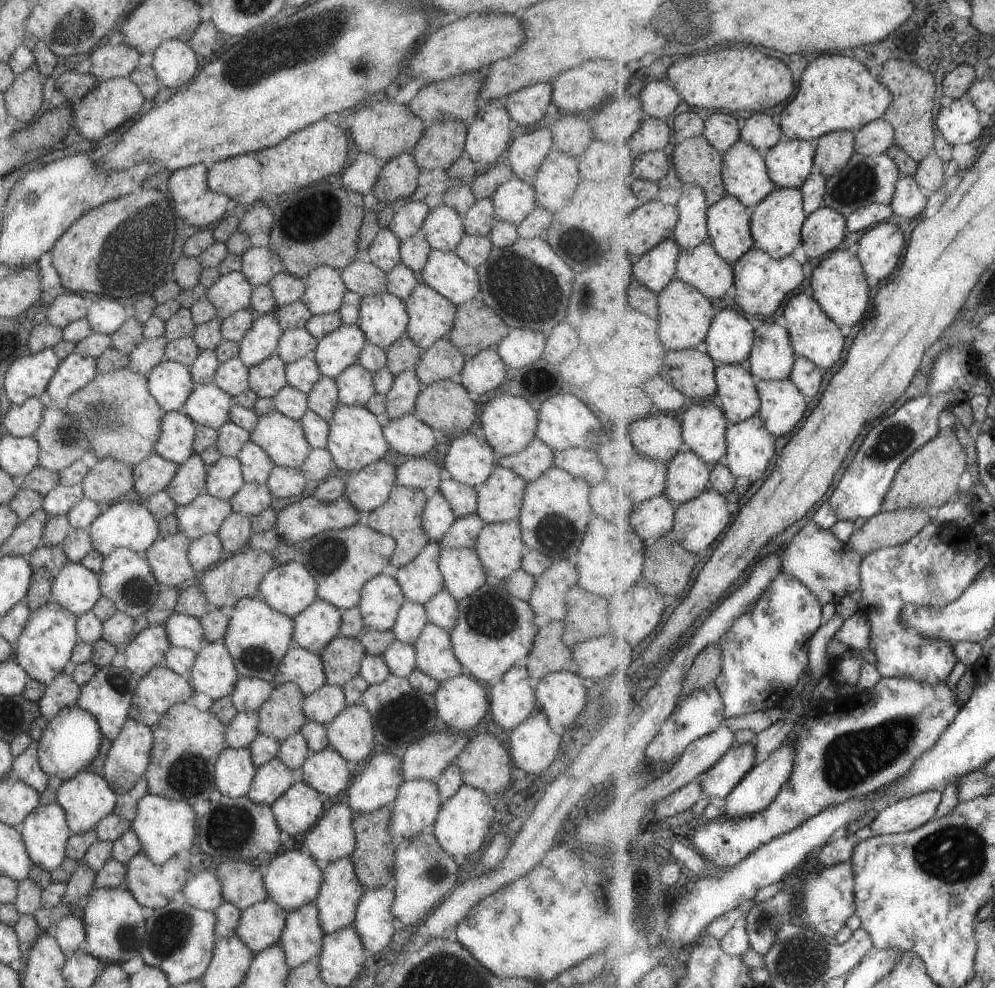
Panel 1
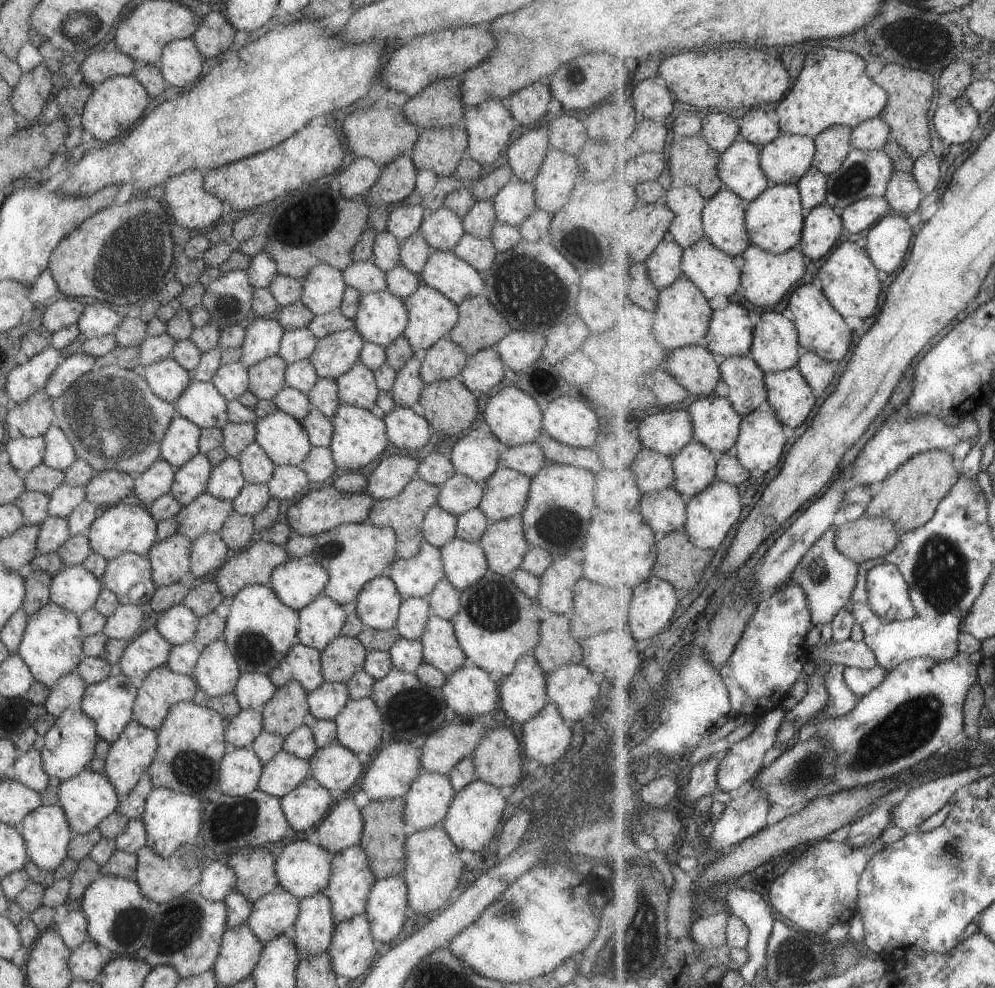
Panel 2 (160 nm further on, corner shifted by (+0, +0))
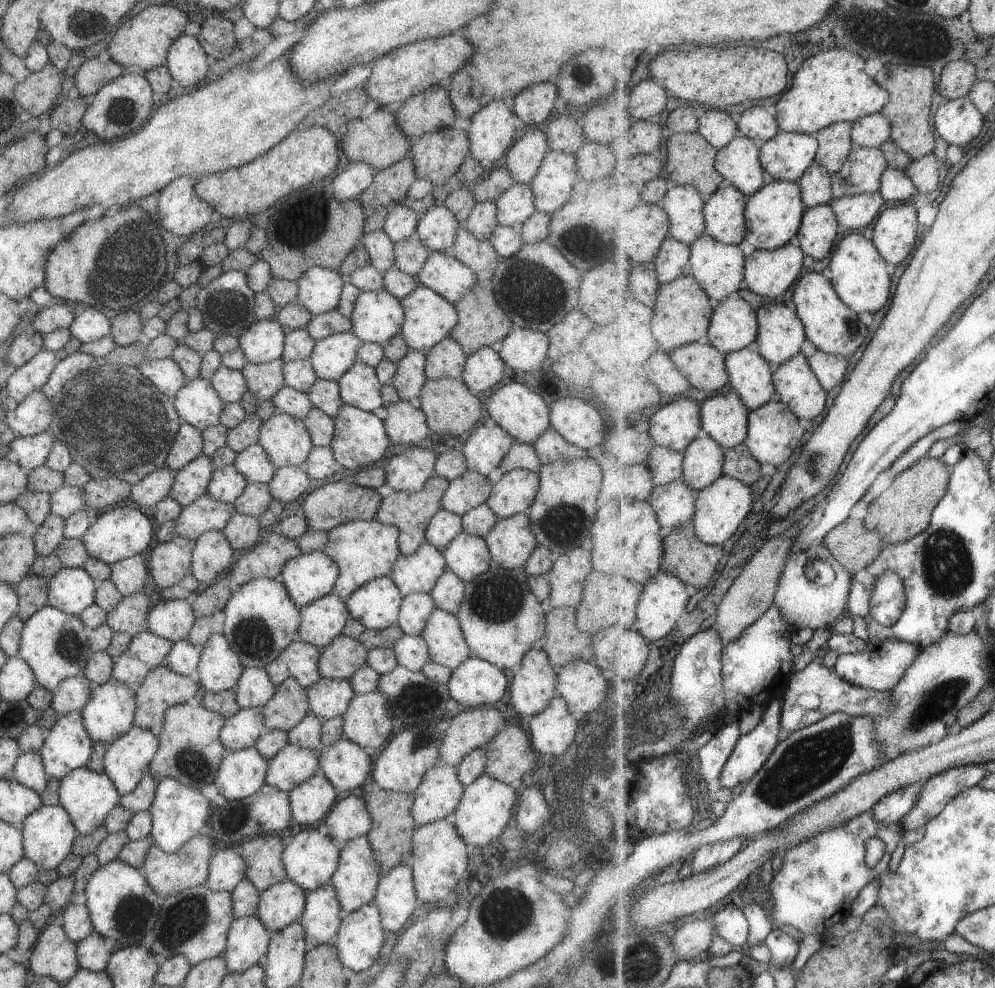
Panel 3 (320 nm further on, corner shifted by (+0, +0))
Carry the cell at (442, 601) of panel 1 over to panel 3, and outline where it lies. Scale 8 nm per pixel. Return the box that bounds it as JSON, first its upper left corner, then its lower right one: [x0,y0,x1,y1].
[428,568,464,614]

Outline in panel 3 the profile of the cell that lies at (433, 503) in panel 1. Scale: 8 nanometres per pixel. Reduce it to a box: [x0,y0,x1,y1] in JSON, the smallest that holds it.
[424,508,461,553]

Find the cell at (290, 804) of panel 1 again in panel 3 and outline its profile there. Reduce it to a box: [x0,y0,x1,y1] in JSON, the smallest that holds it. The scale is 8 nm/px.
[288,771,339,827]

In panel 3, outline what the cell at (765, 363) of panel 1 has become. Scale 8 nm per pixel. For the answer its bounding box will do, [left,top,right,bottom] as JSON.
[755,301,808,366]

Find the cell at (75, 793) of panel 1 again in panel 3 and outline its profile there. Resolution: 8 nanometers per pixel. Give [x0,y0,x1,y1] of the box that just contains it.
[57,767,119,835]

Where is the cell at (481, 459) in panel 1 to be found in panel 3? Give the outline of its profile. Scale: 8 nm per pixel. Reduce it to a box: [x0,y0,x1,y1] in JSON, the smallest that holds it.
[461,423,514,476]

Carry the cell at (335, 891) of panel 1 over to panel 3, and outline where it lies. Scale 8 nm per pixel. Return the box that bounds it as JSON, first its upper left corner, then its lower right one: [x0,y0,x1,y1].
[329,835,382,914]

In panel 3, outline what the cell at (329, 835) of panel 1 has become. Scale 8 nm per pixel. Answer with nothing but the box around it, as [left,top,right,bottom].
[323,795,371,847]

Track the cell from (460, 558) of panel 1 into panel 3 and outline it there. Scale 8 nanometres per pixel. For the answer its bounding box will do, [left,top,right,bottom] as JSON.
[442,532,490,584]

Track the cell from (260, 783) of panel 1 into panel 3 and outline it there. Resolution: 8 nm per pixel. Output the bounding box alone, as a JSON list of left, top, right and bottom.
[264,743,317,793]

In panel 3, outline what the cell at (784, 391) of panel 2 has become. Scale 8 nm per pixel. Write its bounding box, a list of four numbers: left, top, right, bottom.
[773,352,827,420]

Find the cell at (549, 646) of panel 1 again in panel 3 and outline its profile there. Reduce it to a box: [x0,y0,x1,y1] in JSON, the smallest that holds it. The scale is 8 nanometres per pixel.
[538,607,592,670]

